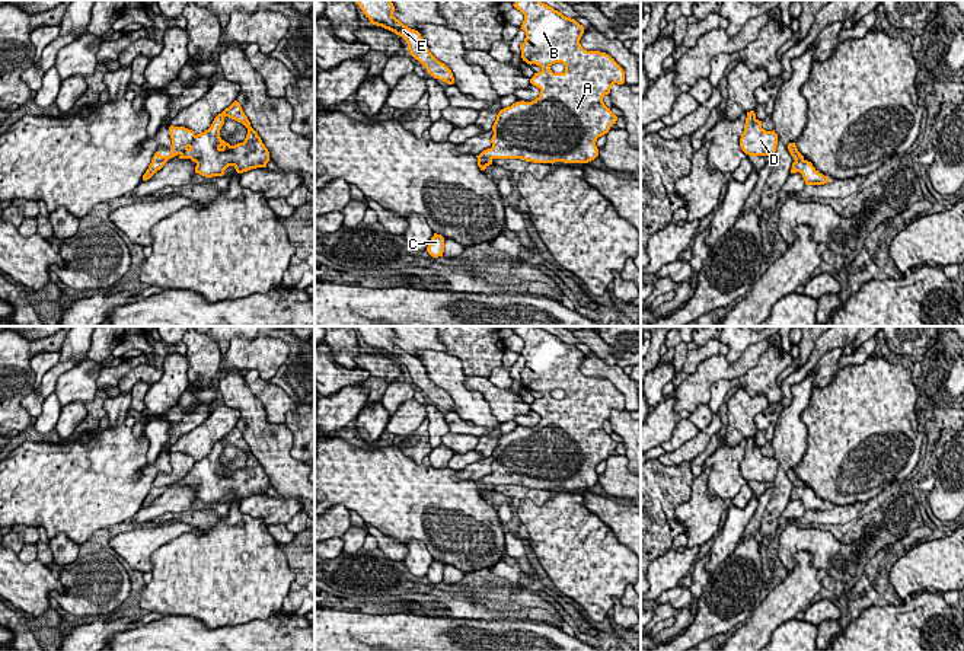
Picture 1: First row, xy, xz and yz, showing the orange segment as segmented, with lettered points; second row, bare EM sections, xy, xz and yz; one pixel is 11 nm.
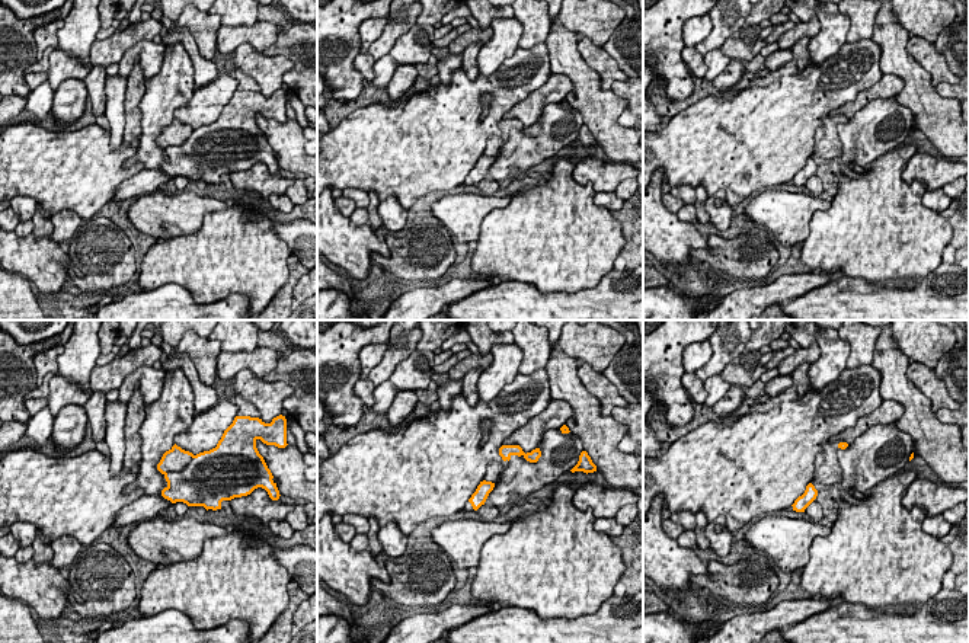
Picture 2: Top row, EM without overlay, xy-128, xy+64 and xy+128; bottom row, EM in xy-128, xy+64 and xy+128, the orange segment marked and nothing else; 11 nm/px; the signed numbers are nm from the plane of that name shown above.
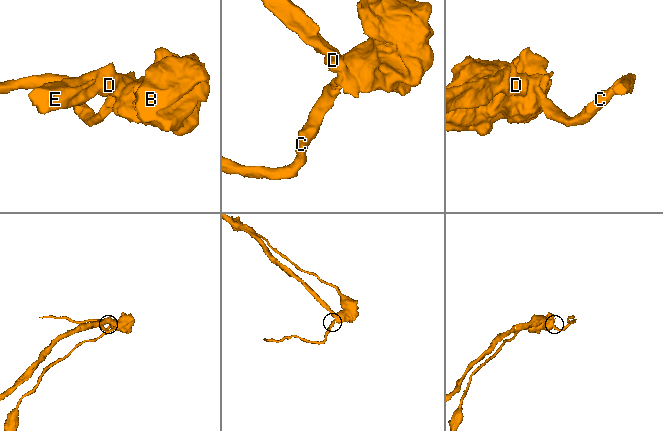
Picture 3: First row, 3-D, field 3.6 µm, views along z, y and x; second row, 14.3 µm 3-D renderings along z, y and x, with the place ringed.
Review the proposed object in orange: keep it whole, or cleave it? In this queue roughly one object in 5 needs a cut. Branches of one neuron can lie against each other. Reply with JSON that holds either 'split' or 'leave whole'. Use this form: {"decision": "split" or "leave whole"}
{"decision": "split"}

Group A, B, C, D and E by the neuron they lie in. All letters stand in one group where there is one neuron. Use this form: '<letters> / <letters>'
A B C / D E

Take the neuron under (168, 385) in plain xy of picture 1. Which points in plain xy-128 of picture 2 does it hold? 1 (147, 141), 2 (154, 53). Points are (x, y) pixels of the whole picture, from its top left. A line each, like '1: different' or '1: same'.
1: same
2: different

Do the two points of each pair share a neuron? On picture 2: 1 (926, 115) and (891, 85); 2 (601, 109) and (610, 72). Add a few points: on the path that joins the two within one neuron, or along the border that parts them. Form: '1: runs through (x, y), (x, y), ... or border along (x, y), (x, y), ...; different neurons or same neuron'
1: border along (883, 73), (902, 80), (899, 93); different neurons
2: border along (587, 61), (598, 74), (600, 85), (608, 90); different neurons

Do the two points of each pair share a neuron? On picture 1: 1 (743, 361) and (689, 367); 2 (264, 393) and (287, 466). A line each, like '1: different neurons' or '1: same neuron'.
1: different neurons
2: different neurons

